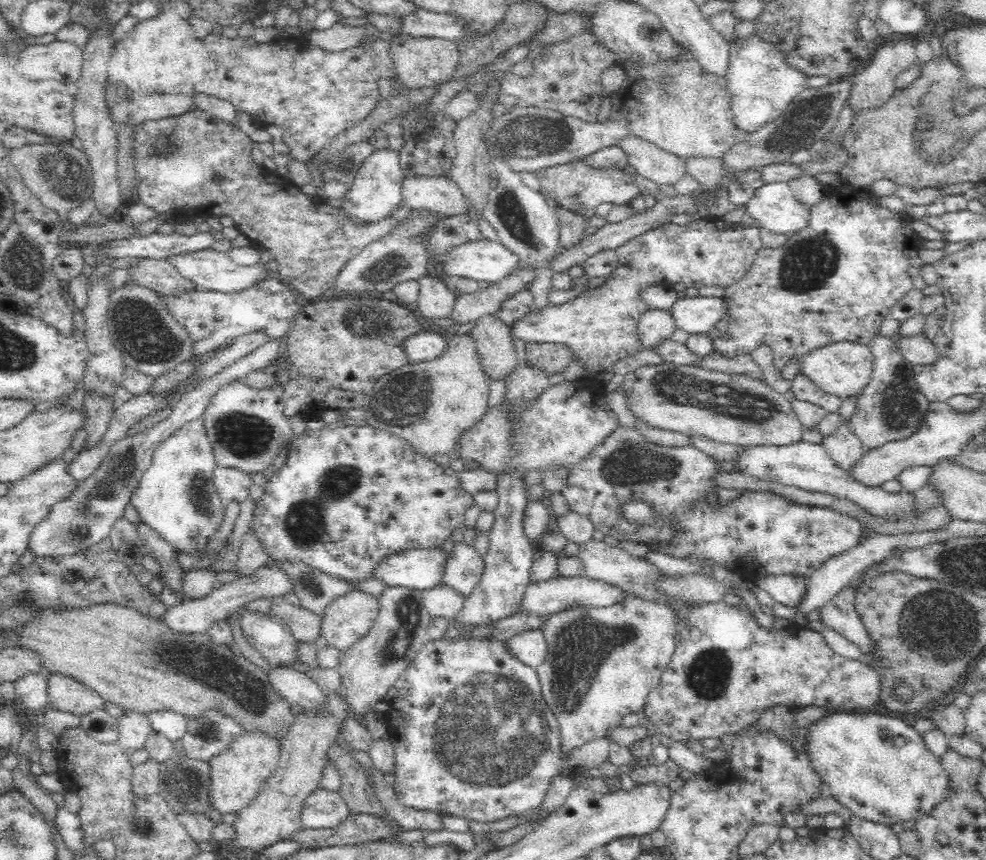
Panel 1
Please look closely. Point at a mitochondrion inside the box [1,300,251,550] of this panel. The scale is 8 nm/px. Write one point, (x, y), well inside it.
(87, 512)

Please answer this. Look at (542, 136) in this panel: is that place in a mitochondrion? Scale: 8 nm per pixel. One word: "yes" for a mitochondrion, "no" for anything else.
yes

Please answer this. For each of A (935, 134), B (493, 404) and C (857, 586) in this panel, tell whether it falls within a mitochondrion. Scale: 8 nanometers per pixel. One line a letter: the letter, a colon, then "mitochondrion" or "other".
A: mitochondrion
B: other
C: other

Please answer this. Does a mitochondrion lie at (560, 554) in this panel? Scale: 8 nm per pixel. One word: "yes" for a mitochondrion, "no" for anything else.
no

